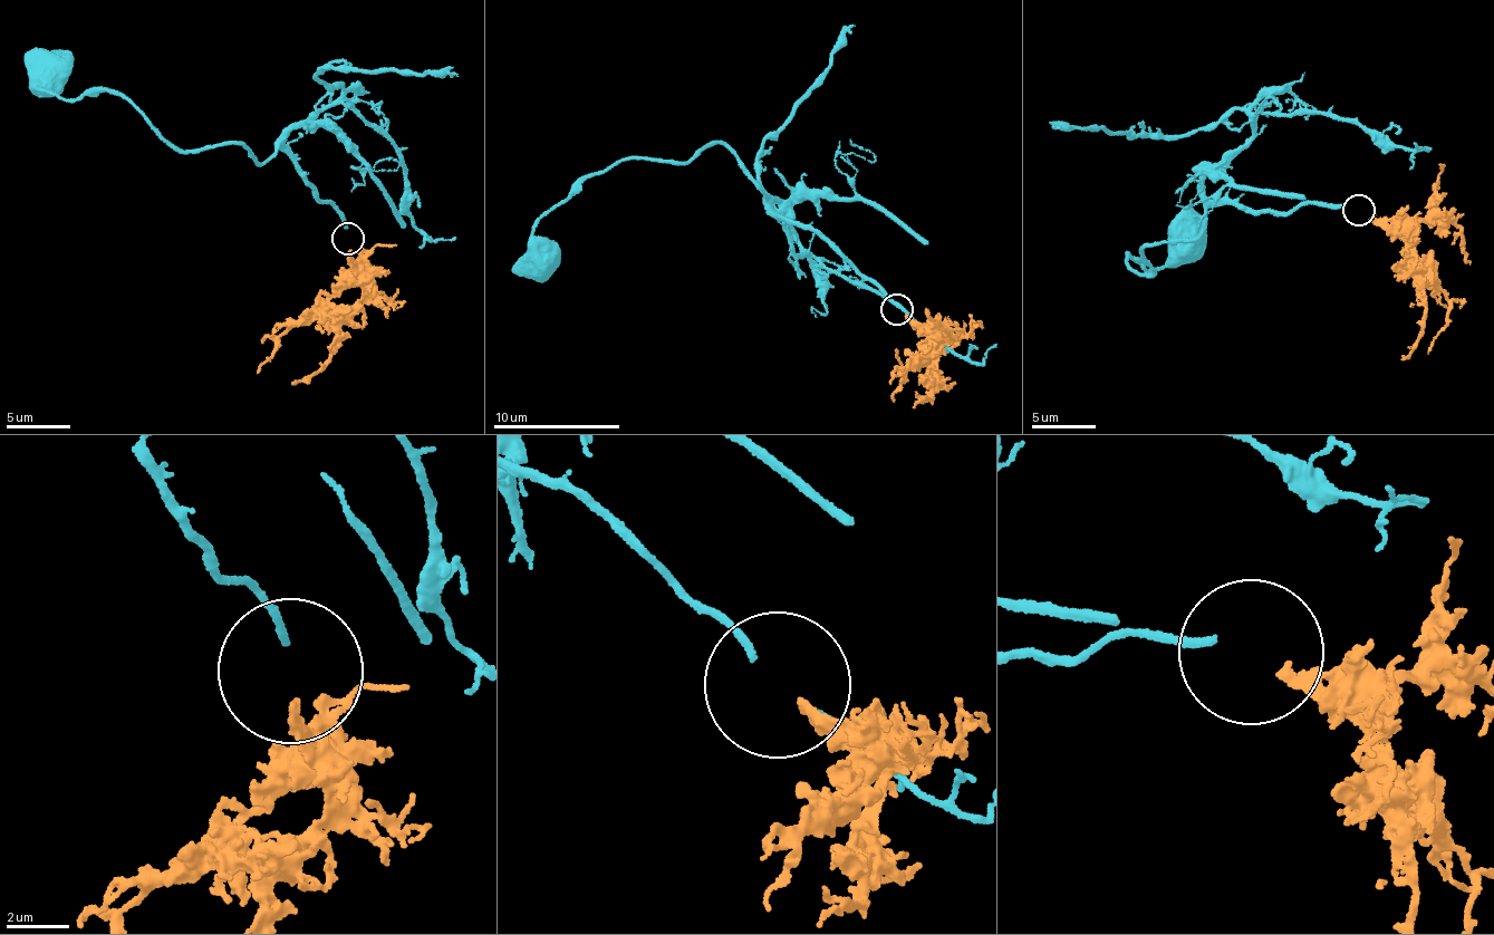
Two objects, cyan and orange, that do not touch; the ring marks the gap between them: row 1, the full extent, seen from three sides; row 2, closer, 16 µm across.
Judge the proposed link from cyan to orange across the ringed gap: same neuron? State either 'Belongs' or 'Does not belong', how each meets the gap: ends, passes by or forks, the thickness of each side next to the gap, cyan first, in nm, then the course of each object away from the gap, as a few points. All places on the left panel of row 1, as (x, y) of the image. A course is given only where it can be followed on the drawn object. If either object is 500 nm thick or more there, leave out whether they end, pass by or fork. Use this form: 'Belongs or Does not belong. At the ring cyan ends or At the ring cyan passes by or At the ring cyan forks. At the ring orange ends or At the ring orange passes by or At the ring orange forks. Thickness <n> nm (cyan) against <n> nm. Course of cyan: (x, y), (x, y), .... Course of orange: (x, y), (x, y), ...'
Does not belong. At the ring cyan ends. At the ring orange ends. Thickness 260 nm (cyan) against 300 nm. Course of cyan: (347, 228), (281, 146), (259, 163), (228, 142), (171, 148), (115, 93), (64, 99), (36, 88), (65, 49). Course of orange: (349, 250), (359, 280), (358, 301), (341, 315), (297, 324), (278, 340), (275, 354), (256, 373)

